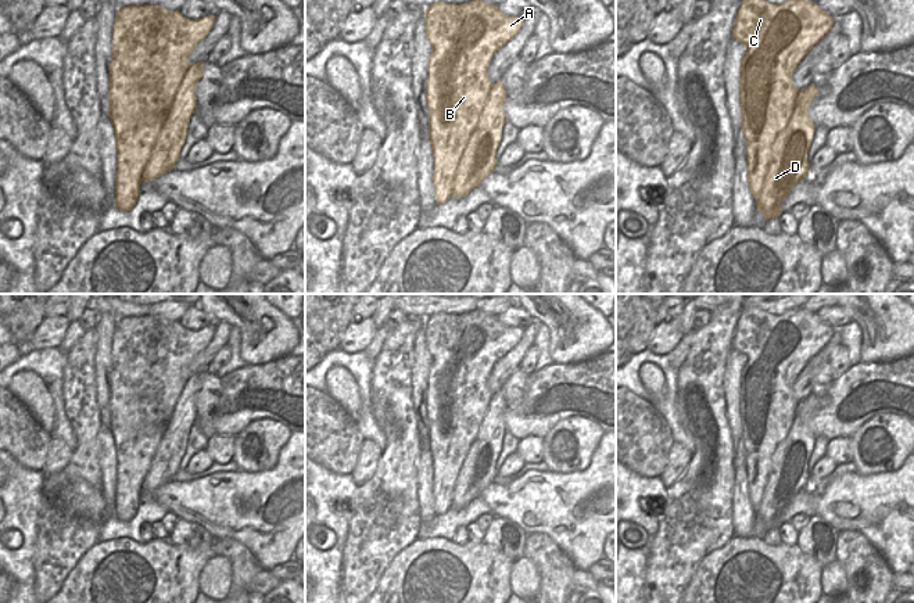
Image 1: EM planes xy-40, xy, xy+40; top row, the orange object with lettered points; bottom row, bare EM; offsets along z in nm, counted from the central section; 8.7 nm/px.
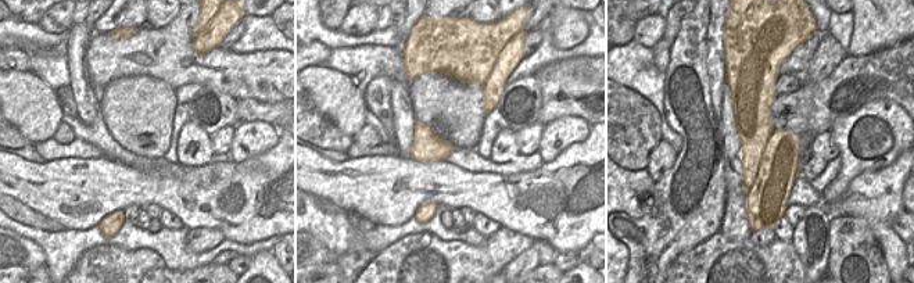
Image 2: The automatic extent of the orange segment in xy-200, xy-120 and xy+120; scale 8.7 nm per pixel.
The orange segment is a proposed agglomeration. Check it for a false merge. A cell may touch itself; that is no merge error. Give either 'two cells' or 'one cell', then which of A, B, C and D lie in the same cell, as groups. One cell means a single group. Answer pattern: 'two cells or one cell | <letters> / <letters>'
two cells | A B C / D

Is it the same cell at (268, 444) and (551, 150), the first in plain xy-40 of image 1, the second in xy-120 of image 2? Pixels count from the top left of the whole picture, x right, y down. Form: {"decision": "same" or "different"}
{"decision": "same"}

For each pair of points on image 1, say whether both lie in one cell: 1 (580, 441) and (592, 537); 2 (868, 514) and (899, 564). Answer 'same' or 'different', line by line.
1: different
2: same

